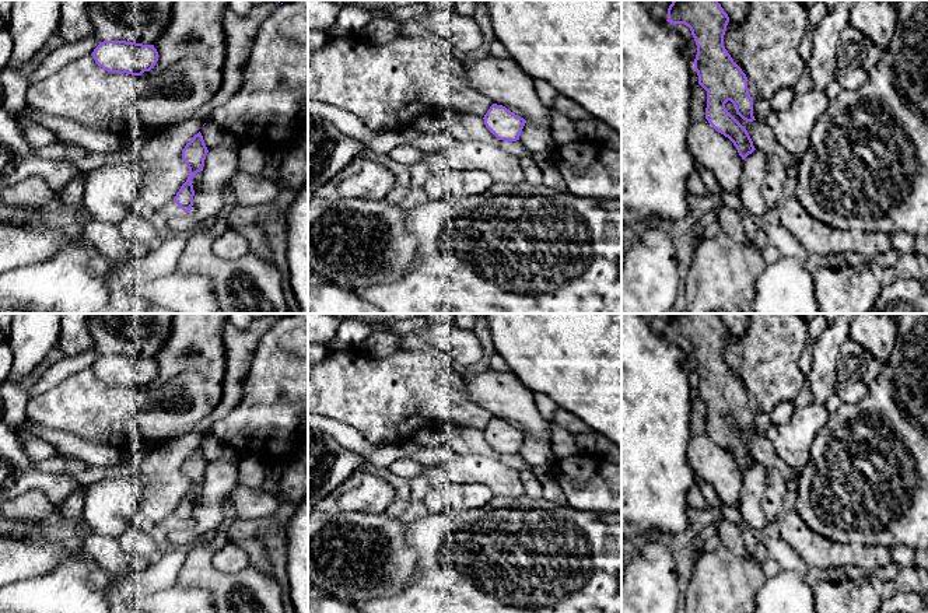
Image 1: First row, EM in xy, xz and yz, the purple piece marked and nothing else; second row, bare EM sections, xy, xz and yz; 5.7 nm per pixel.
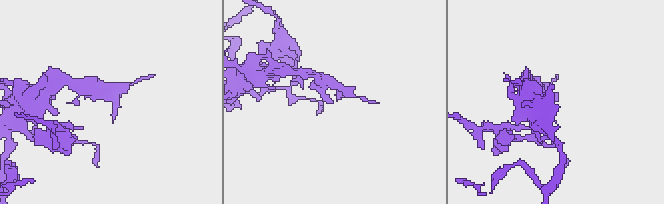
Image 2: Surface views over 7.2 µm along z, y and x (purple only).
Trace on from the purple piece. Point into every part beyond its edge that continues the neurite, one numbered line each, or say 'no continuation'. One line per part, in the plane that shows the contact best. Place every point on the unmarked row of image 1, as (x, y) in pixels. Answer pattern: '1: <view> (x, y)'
no continuation

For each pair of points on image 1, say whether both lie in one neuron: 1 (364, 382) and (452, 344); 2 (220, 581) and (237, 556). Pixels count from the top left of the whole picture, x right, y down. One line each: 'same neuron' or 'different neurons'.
1: different neurons
2: different neurons

